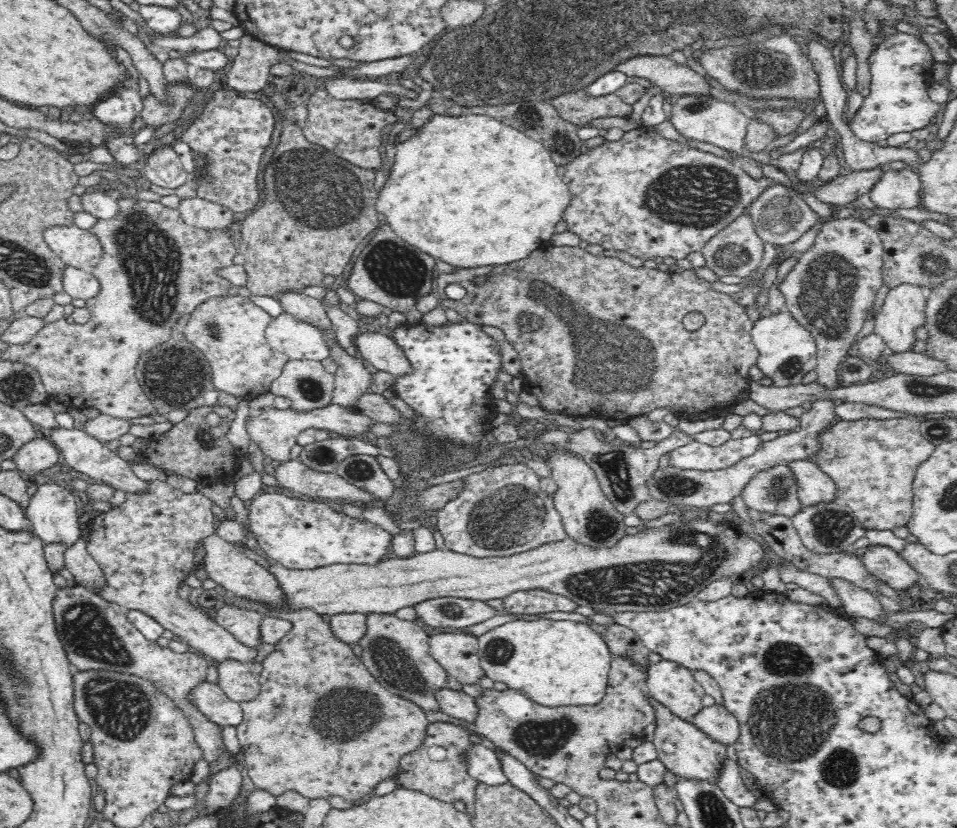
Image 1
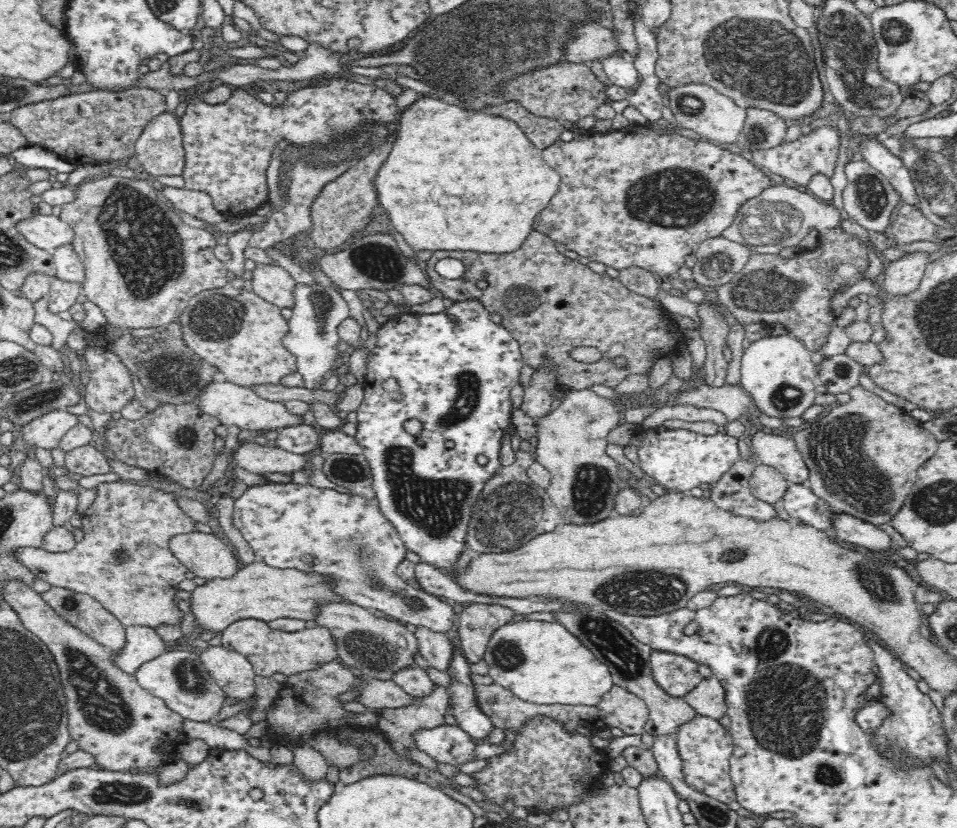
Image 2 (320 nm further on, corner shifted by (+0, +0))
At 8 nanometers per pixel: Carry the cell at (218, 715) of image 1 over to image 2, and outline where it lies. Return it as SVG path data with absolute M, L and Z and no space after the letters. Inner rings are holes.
M174 646L163 656L142 664L135 672L141 688L166 701L166 705L185 719L194 722L213 722L228 703L225 693L212 681L202 665L200 656L192 652L177 650Z

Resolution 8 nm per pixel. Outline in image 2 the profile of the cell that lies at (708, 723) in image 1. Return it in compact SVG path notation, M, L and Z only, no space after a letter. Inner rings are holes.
M715 676L704 678L693 692L684 697L684 701L700 716L714 720L720 720L727 713L724 688Z

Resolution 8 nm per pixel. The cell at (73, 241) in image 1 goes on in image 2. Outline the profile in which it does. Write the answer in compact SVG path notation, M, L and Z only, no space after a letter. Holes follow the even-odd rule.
M37 214L36 217L20 222L18 228L30 244L45 251L53 252L60 246L73 244L74 229L60 217Z

